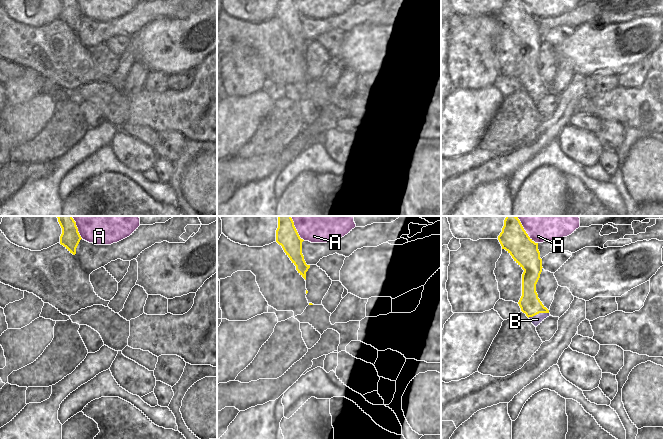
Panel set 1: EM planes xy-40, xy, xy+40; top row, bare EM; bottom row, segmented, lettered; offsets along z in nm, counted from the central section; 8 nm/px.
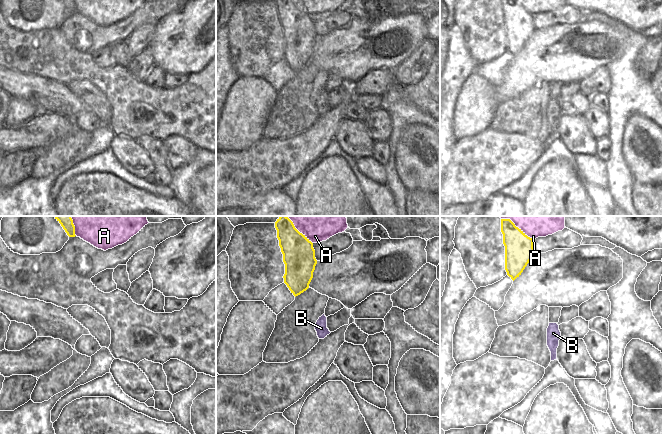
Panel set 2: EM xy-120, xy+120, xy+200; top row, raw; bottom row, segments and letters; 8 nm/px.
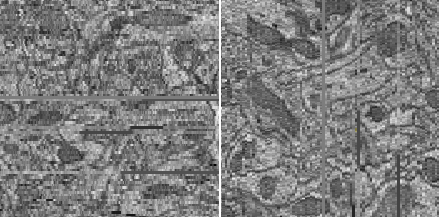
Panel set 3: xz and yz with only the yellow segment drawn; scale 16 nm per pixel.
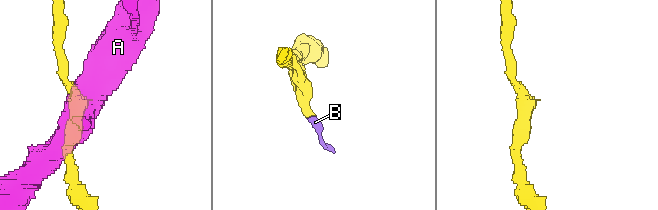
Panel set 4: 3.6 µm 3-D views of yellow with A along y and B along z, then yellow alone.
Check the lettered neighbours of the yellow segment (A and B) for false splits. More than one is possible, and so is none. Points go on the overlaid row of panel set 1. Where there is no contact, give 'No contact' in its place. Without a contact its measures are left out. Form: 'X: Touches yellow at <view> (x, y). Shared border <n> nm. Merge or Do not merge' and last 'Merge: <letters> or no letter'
A: Touches yellow at xy+40 (524, 230). Shared border 280 nm. Do not merge
B: Touches yellow at xy+40 (538, 313). Shared border 170 nm. Do not merge
Merge: no letter.

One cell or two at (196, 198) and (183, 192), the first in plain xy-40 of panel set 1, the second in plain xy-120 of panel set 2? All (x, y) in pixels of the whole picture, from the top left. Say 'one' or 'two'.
two

